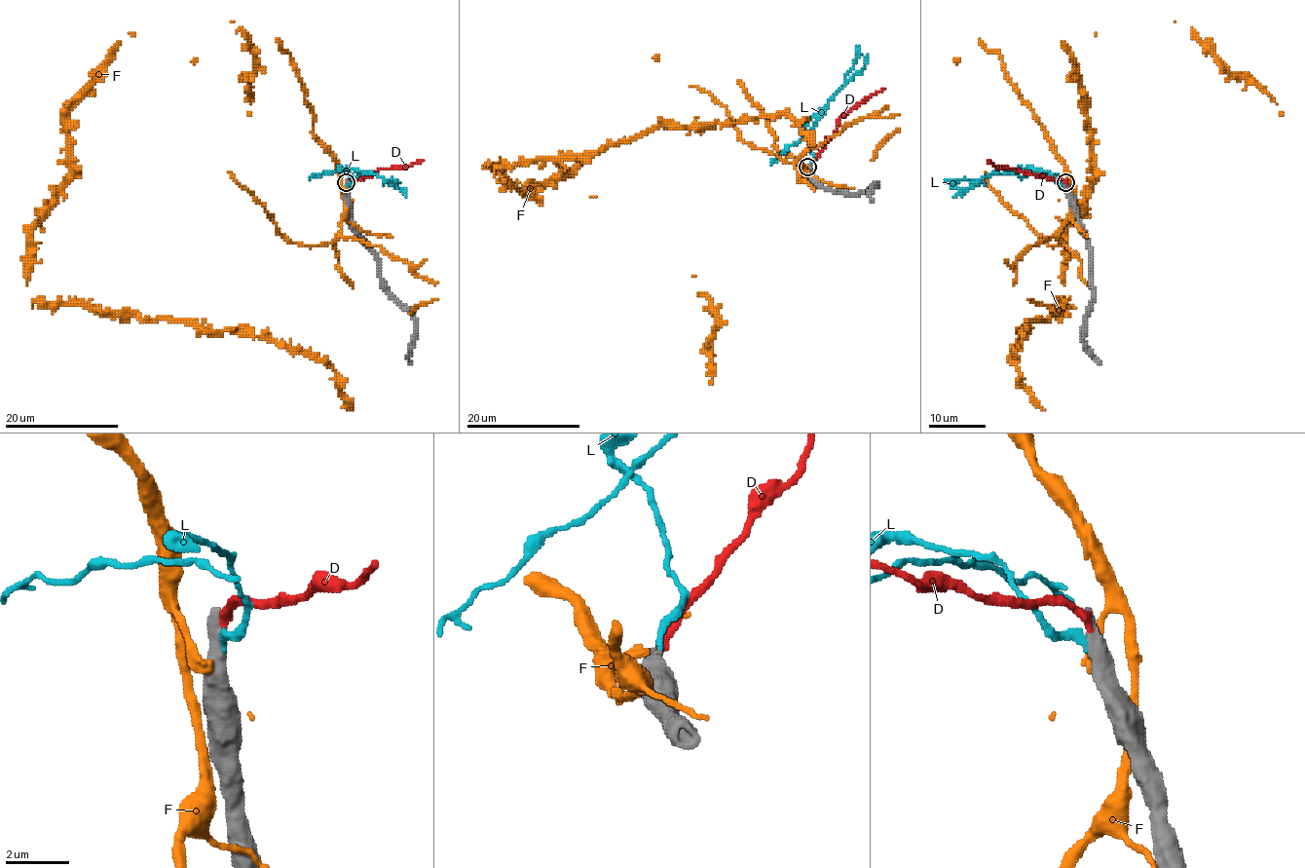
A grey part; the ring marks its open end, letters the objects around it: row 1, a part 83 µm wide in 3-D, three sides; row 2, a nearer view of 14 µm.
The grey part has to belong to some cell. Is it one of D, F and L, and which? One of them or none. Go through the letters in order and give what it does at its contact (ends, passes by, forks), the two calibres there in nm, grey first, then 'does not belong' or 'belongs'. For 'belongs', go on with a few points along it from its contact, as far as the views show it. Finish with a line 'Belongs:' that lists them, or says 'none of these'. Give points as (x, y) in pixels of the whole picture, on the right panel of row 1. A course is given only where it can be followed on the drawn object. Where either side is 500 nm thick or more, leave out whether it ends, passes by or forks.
D: it ends there; 480 nm thick on the grey side, 280 nm on the other; does not belong
F: 500 nm thick on the grey side, 360 nm on the other; does not belong
L: 600 nm thick on the grey side, 200 nm on the other; does not belong
Belongs: none of these

